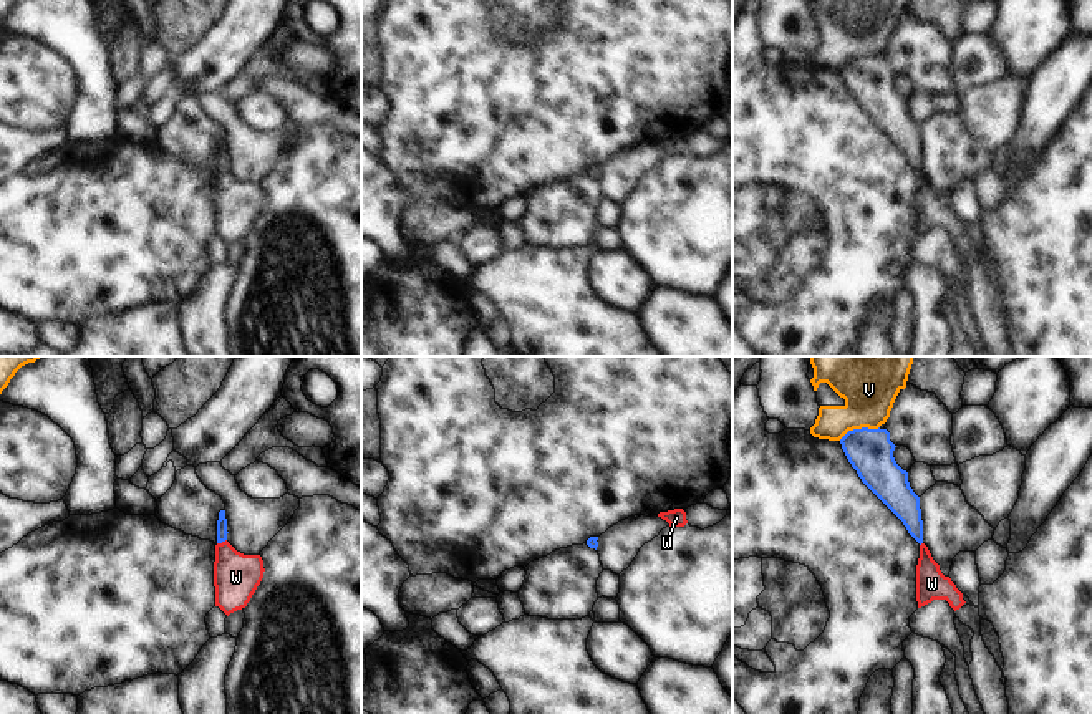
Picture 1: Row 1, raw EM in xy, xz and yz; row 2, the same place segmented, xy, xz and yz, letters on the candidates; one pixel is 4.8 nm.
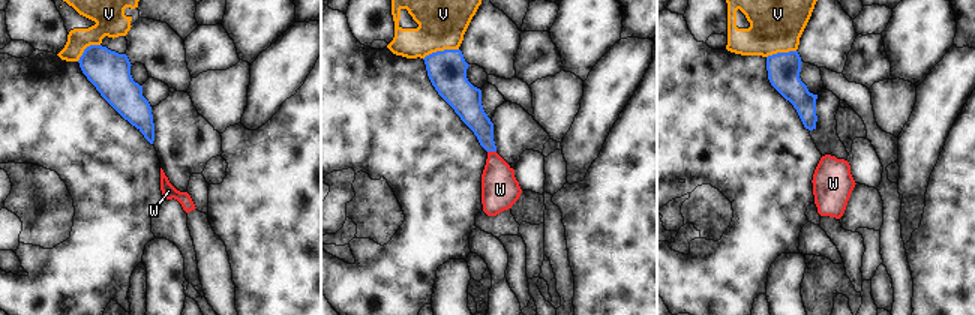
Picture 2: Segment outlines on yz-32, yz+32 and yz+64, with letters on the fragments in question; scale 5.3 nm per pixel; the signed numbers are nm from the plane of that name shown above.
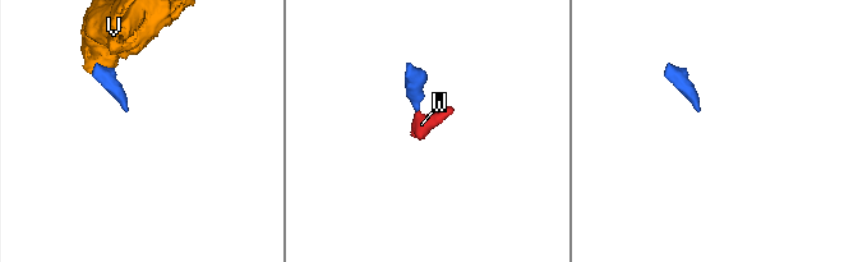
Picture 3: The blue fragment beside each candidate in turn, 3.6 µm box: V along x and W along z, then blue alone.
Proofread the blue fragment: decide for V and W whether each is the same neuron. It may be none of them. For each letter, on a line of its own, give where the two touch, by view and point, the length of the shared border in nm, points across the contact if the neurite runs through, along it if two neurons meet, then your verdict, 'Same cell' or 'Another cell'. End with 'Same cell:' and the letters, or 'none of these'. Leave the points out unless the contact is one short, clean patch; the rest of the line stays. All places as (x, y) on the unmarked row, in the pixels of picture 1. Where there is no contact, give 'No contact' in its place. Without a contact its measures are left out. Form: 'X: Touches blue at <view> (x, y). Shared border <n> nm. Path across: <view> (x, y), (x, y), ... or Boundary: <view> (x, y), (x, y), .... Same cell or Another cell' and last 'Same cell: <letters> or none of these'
V: Touches blue at yz (859, 58). Shared border 220 nm. Boundary: yz (879, 55), (854, 57), (839, 68). Another cell
W: Touches blue at xy (221, 171). Shared border 50 nm. Path across: xy (222, 161), (221, 171), (236, 206). Same cell
Same cell: W.

